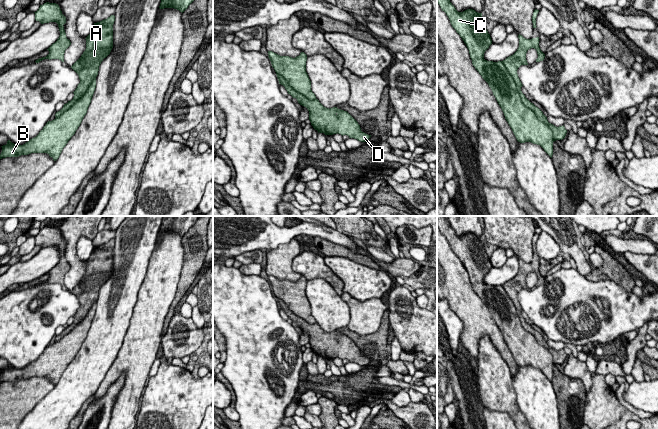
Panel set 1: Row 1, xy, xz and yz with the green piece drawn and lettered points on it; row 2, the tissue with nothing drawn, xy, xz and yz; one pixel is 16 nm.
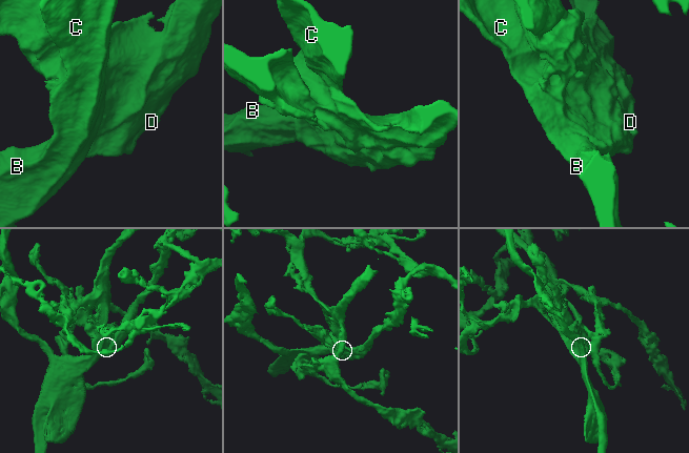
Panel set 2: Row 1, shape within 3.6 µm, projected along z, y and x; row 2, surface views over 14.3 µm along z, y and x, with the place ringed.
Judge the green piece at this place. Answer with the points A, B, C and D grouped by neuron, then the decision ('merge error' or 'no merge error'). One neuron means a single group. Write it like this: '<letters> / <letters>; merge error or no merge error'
A D / B C; merge error

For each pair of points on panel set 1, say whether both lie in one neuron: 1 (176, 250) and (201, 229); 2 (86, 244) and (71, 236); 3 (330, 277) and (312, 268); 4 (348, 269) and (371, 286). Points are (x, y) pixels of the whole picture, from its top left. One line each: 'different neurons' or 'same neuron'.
1: different neurons
2: different neurons
3: same neuron
4: same neuron

